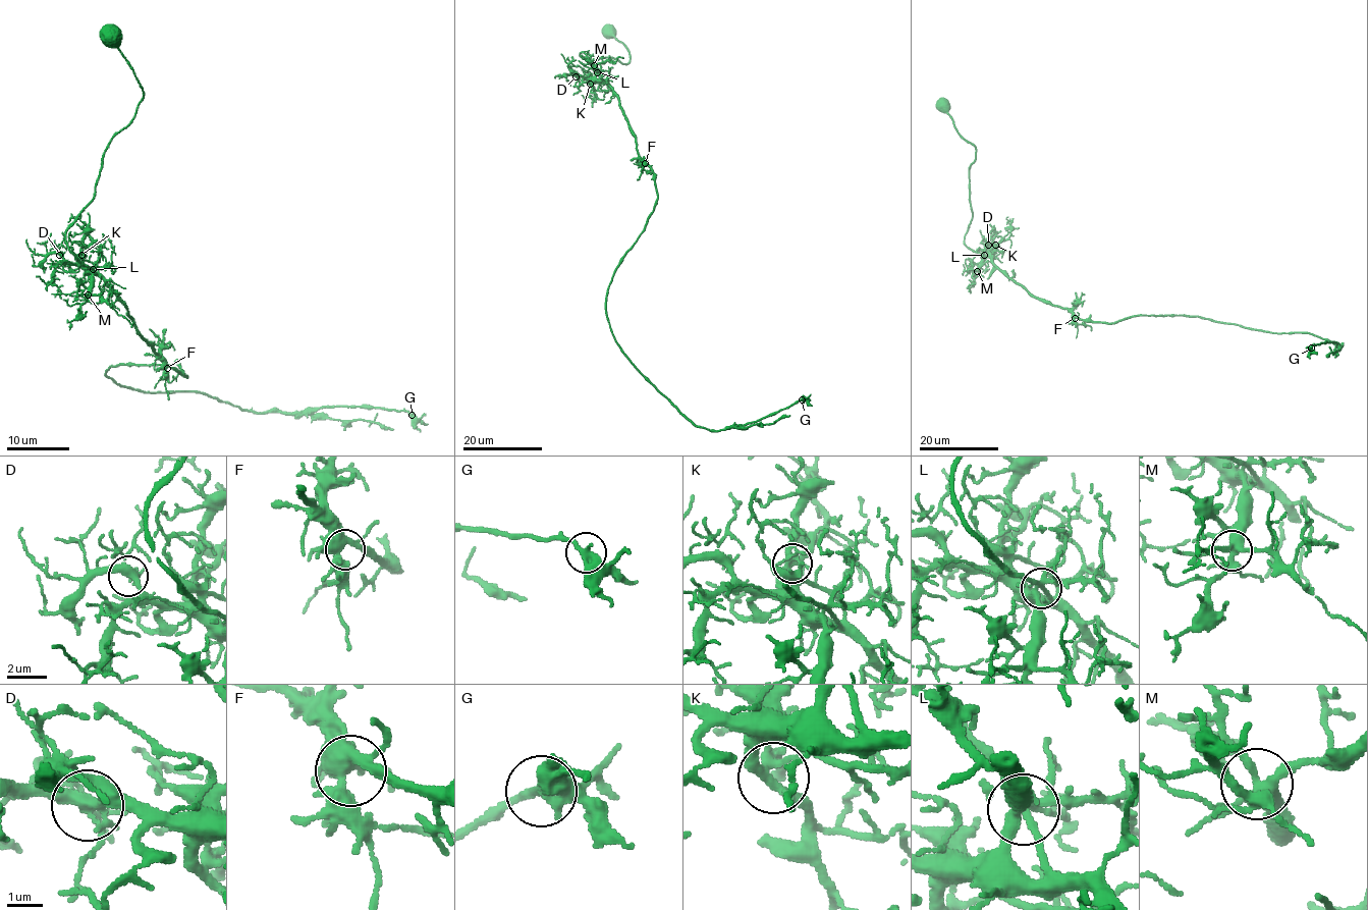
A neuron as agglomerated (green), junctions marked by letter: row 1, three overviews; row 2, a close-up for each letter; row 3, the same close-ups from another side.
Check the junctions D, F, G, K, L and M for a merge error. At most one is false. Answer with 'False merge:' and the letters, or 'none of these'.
False merge: none of these

